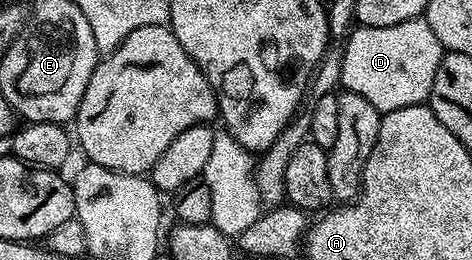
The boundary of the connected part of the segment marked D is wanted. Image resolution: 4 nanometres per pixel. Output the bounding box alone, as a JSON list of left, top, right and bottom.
[339,17,444,114]

